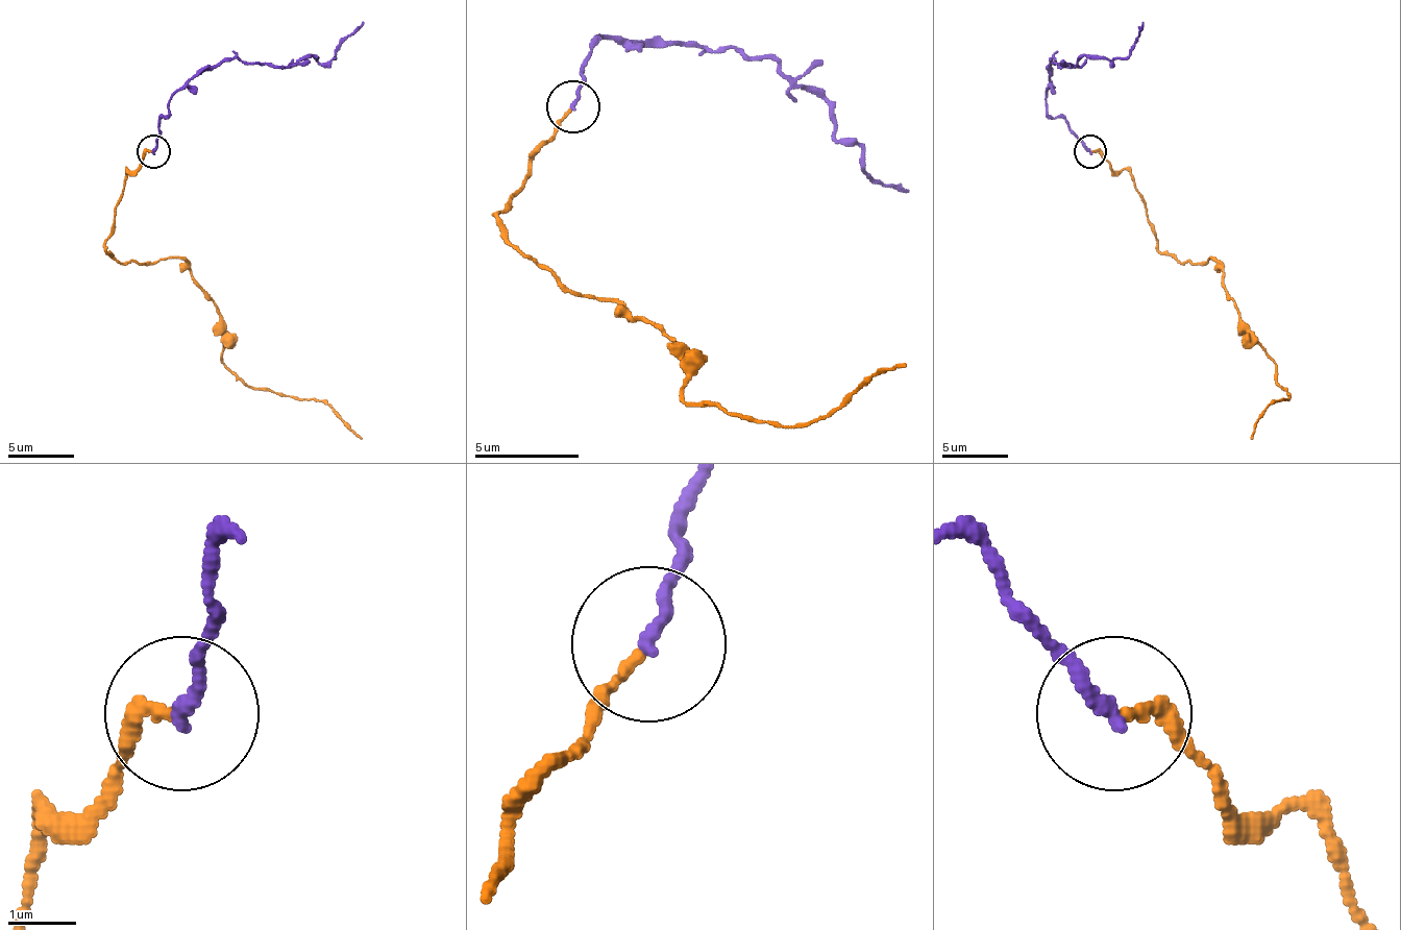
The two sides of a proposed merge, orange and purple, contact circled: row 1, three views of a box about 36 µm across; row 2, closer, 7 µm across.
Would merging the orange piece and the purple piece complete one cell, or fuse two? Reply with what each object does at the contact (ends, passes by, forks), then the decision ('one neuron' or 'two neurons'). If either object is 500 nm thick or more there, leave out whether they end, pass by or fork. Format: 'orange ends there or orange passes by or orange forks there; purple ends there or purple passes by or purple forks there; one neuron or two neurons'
orange ends there; purple ends there; two neurons

